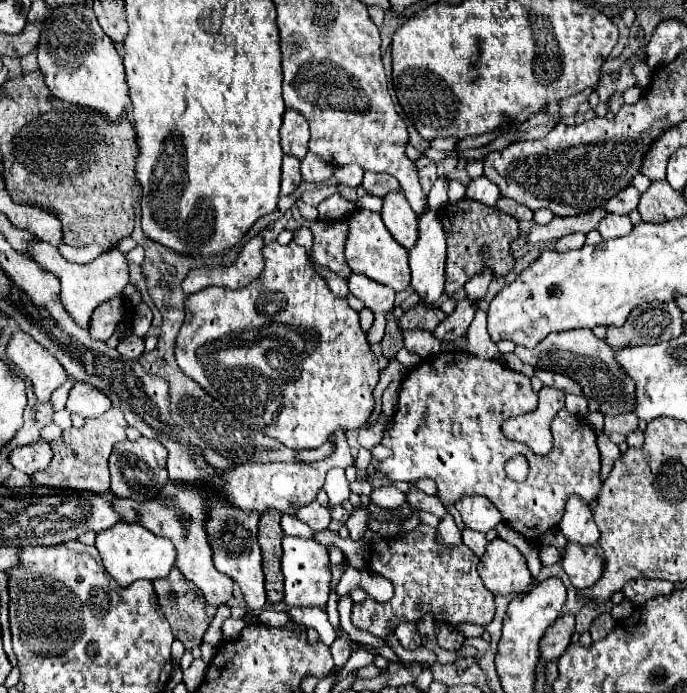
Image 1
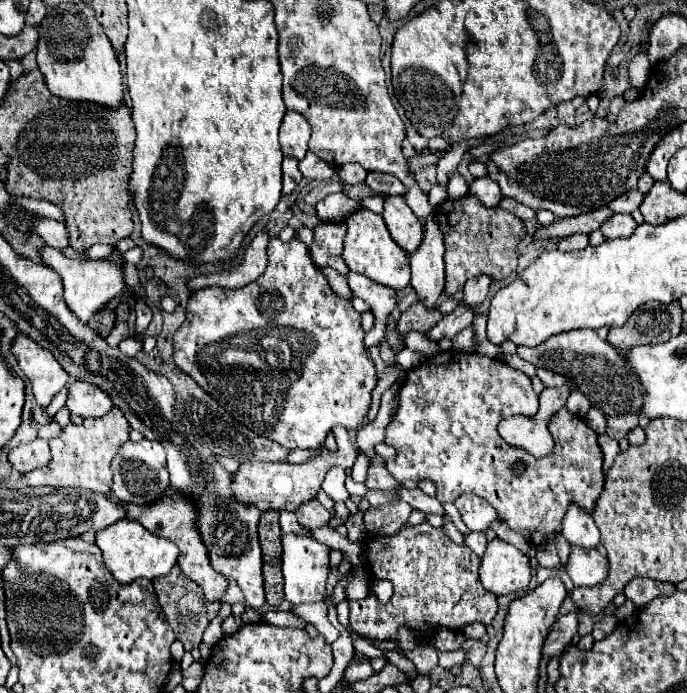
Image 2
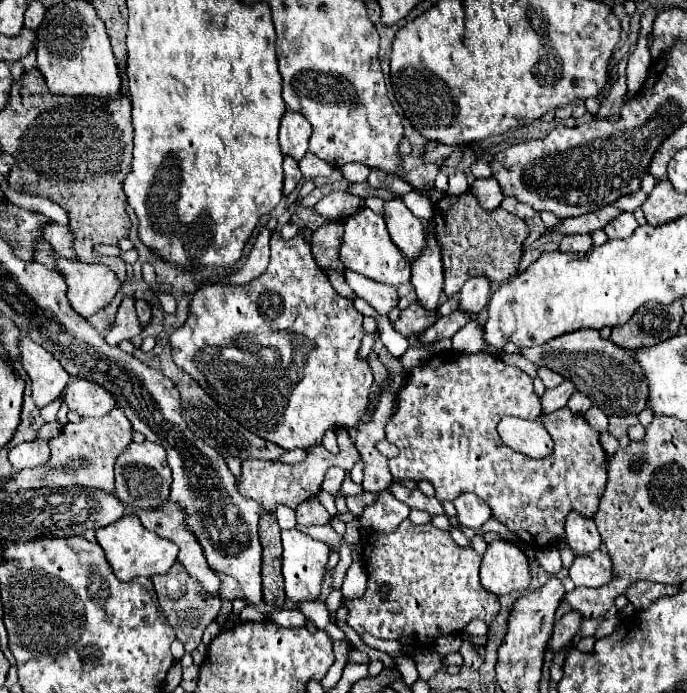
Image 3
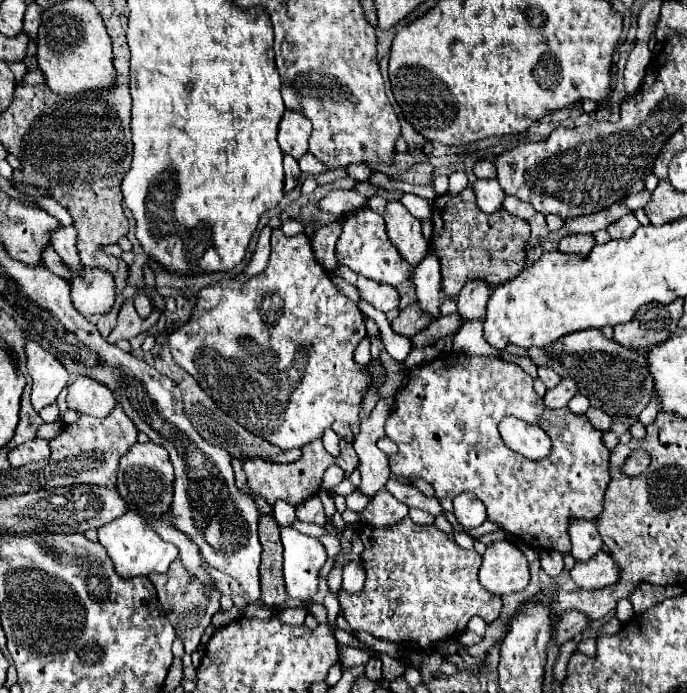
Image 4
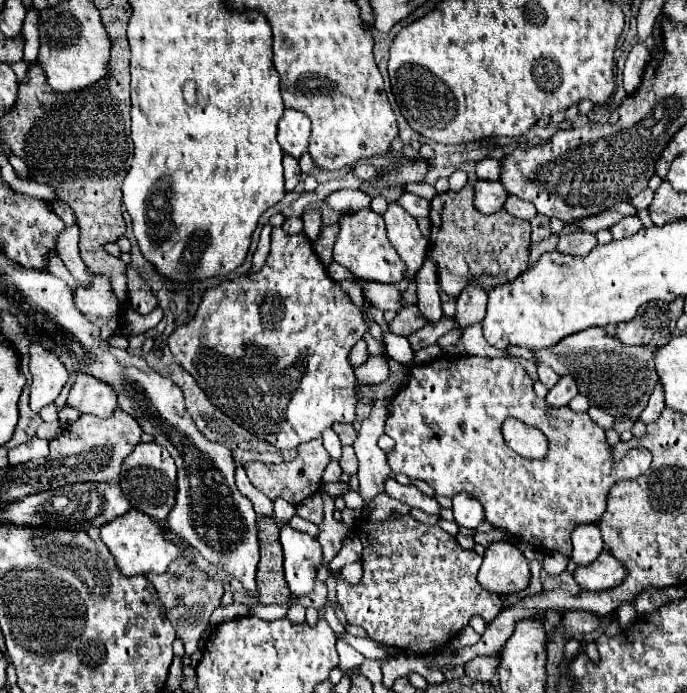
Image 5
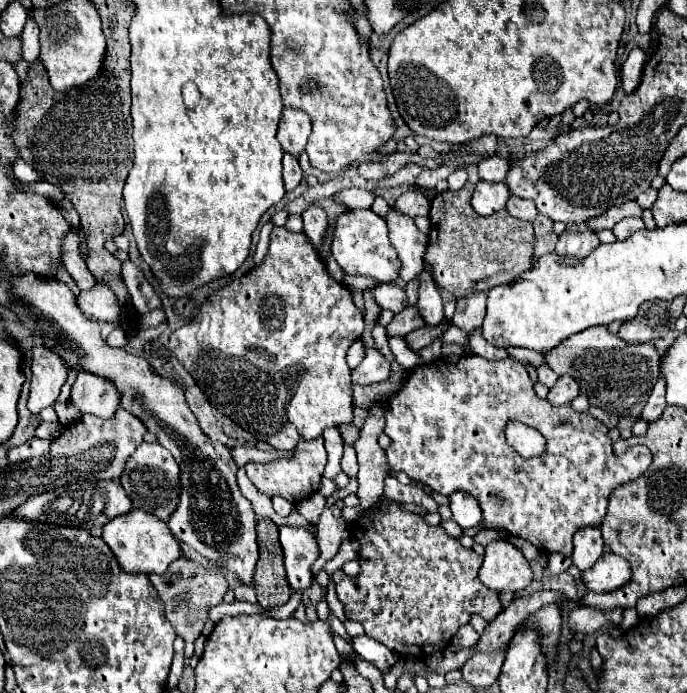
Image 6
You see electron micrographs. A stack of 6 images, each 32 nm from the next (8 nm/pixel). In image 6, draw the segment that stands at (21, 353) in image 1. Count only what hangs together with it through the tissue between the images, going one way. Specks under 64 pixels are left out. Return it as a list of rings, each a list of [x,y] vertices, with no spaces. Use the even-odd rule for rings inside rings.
[[[36,346],[32,360],[28,410],[32,414],[40,414],[42,408],[52,406],[60,396],[60,388],[66,382],[66,376],[68,376],[66,362],[50,348]]]

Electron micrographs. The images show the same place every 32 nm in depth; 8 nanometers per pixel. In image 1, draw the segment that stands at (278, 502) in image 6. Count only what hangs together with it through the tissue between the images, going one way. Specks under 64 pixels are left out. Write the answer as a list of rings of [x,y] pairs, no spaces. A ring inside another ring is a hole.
[[[282,514],[280,526],[282,526],[284,534],[288,534],[288,536],[306,536],[306,538],[314,536],[314,532],[304,522],[296,520],[294,514]]]

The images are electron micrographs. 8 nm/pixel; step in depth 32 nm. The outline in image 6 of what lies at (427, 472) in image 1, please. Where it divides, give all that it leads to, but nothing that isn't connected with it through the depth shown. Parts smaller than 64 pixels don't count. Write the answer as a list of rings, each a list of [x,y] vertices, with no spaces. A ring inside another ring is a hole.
[[[466,354],[456,364],[448,364],[440,358],[438,362],[414,368],[404,386],[386,402],[384,434],[392,440],[386,448],[386,458],[394,472],[406,472],[412,480],[420,480],[444,496],[464,490],[478,500],[486,524],[504,528],[542,552],[562,552],[564,556],[572,554],[574,532],[586,526],[600,528],[612,488],[636,480],[652,462],[644,446],[632,446],[624,454],[614,454],[608,428],[588,412],[576,412],[570,404],[552,406],[548,400],[540,400],[526,368],[518,360],[506,358],[490,362],[476,354]],[[510,420],[532,426],[546,438],[542,456],[522,458],[506,442],[504,428]]]

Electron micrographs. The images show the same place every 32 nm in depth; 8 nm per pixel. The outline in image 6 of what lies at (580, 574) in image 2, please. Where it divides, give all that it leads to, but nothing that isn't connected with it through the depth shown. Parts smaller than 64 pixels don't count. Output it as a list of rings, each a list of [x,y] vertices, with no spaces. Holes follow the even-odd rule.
[[[604,552],[604,556],[594,564],[588,572],[582,572],[582,580],[586,582],[588,590],[604,594],[604,592],[614,592],[628,584],[632,578],[630,564],[612,552]]]

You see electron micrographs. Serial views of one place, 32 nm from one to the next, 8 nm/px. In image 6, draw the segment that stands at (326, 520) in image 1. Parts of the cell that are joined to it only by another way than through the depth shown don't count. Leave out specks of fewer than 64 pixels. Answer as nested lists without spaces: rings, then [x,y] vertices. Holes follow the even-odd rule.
[[[314,492],[312,496],[308,496],[306,500],[302,500],[302,502],[298,504],[298,512],[300,512],[308,522],[316,524],[318,518],[320,518],[320,514],[322,514],[324,504],[326,504],[324,496],[322,496],[320,492]]]

